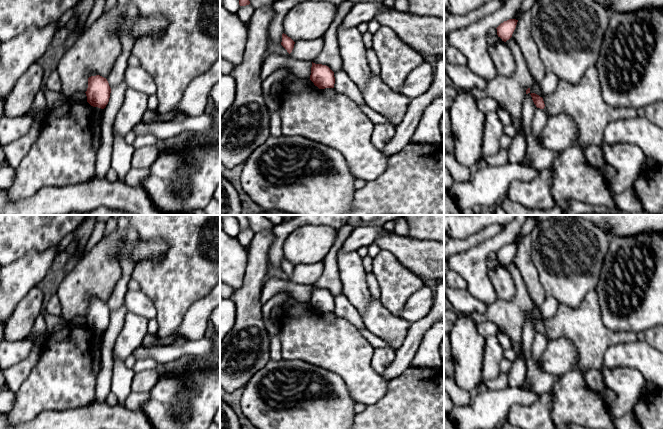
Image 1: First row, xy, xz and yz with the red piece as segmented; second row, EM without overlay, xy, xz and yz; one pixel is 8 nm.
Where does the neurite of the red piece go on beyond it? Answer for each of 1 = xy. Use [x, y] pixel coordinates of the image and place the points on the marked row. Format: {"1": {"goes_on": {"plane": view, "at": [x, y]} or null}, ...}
{"1": {"goes_on": null}}

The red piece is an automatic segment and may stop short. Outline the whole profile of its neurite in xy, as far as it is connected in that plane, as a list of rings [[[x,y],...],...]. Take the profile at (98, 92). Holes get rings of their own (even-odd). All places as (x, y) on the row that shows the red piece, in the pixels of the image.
[[[96,75],[88,78],[88,88],[85,93],[91,106],[104,109],[109,102],[111,88],[106,78]]]

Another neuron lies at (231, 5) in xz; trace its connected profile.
[[[223,0],[223,6],[226,10],[237,13],[240,7],[239,0]]]

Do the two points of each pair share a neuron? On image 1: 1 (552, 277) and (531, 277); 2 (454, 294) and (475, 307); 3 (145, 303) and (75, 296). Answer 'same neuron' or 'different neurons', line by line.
1: different neurons
2: same neuron
3: different neurons

